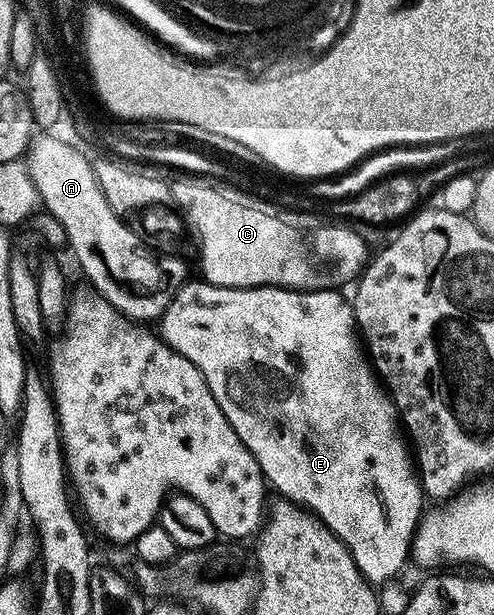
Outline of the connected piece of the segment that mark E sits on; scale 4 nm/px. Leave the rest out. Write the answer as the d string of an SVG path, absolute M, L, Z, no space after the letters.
M202 278L188 279L186 284L180 285L174 298L169 302L162 319L158 321L157 331L163 341L177 354L189 358L197 370L205 378L209 390L213 390L213 398L217 398L217 406L221 406L221 414L233 426L237 438L245 442L249 454L261 466L263 478L272 489L279 491L278 495L285 500L291 500L300 508L312 512L314 516L353 554L353 562L361 570L361 574L370 580L372 585L380 586L386 580L391 580L403 568L403 563L408 563L411 551L411 539L415 537L415 527L425 511L425 497L423 486L417 475L417 465L413 459L412 449L405 439L404 429L395 404L387 395L376 371L371 367L365 355L364 345L357 335L355 326L355 313L352 305L347 304L339 297L338 291L310 291L300 292L294 288L222 288L213 286Z

